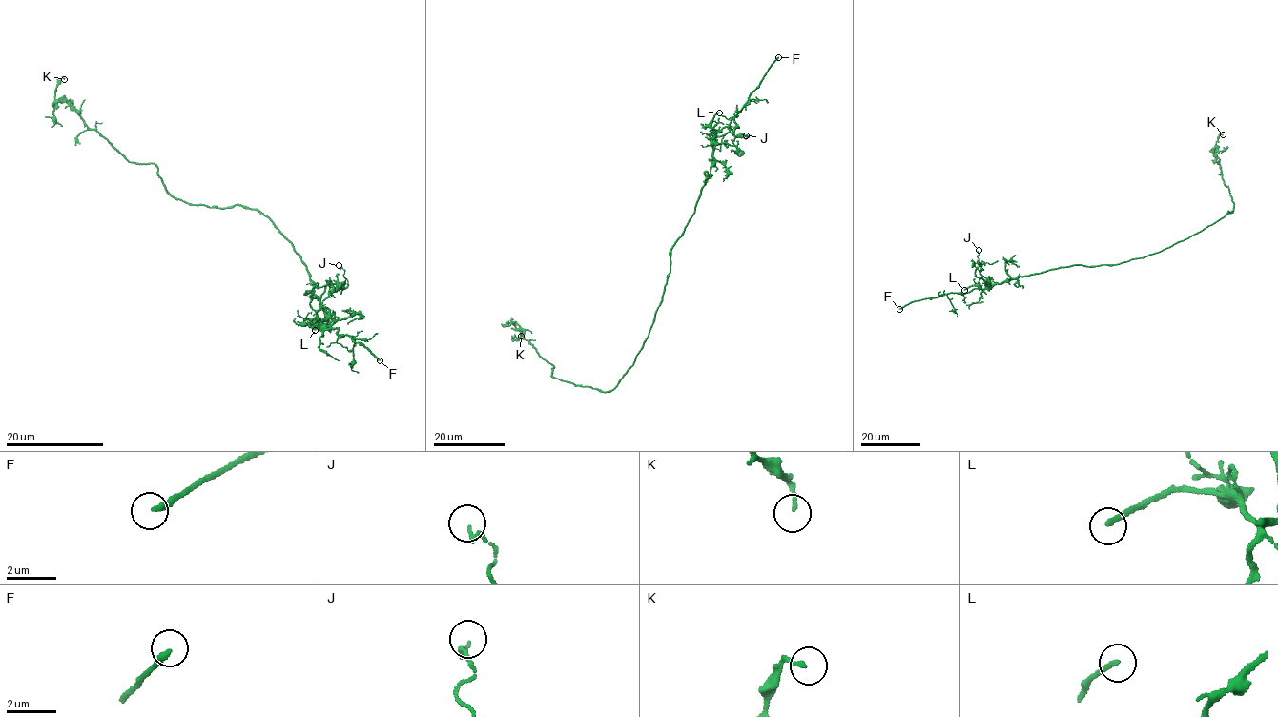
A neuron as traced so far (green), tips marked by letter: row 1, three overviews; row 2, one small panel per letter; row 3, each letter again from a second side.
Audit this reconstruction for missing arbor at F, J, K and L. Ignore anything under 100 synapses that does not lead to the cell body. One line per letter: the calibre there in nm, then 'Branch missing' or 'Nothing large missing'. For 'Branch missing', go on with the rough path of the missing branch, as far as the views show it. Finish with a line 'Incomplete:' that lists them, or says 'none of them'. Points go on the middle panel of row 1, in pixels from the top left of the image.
F: Thickness 240 nm. Branch missing
J: Thickness 130 nm. Nothing large missing
K: Thickness 140 nm. Nothing large missing
L: Thickness 200 nm. Nothing large missing
Incomplete: F

